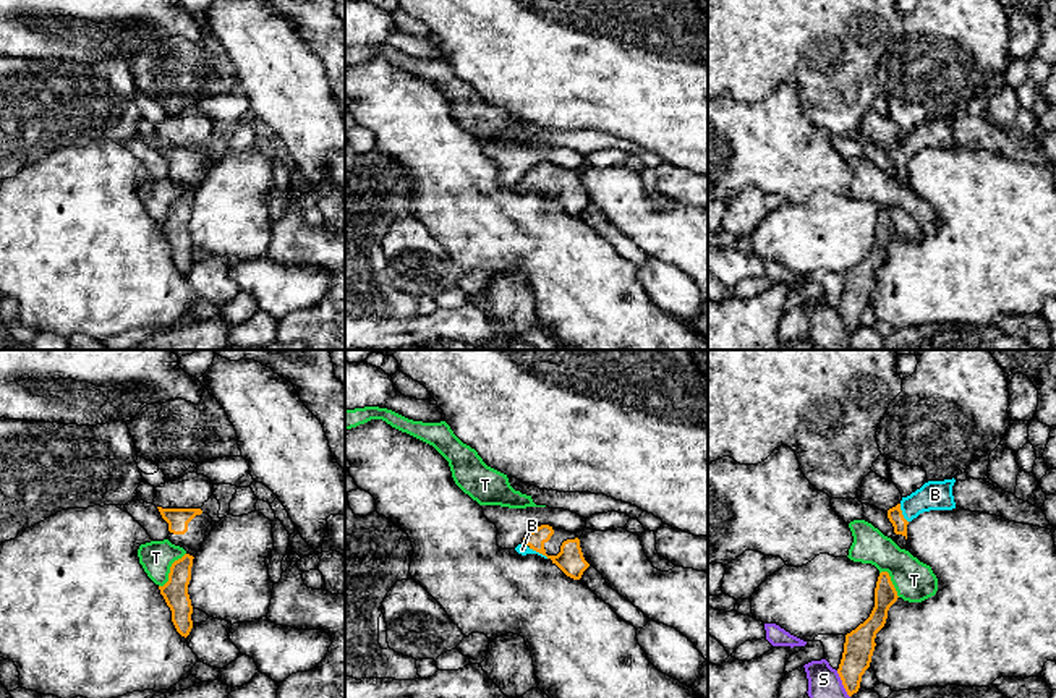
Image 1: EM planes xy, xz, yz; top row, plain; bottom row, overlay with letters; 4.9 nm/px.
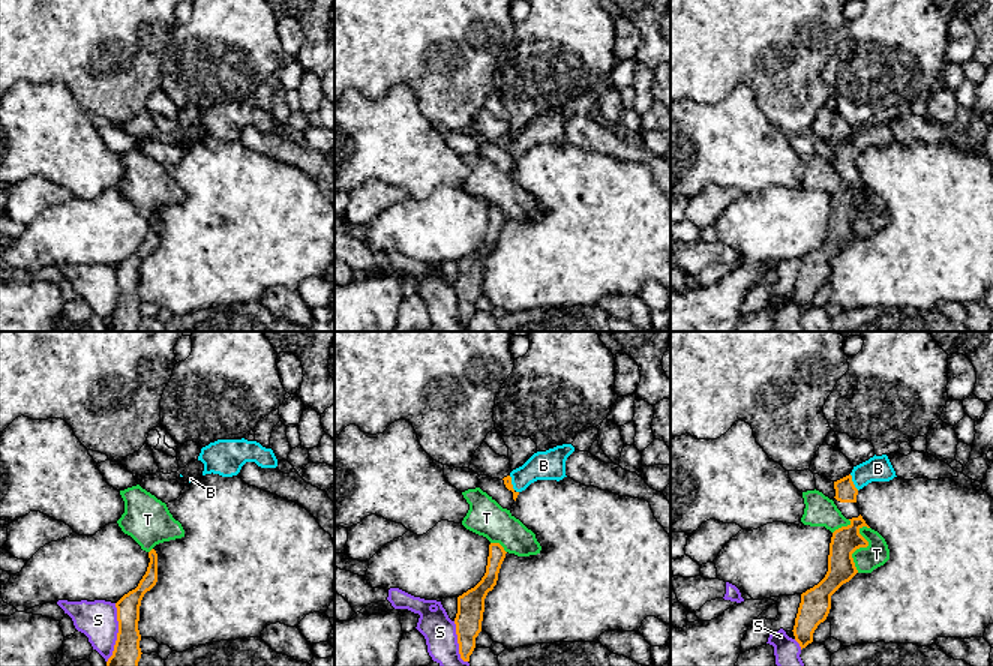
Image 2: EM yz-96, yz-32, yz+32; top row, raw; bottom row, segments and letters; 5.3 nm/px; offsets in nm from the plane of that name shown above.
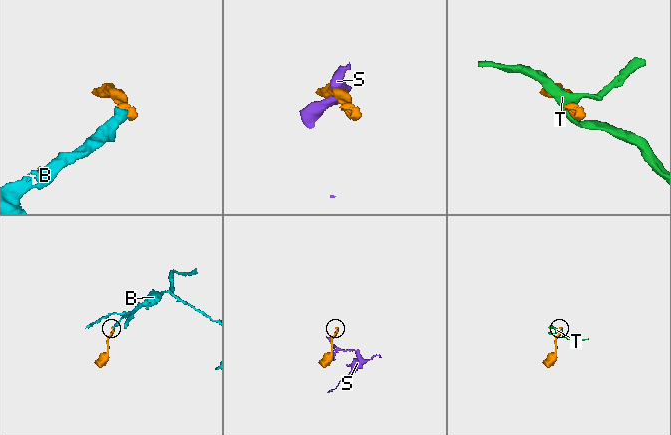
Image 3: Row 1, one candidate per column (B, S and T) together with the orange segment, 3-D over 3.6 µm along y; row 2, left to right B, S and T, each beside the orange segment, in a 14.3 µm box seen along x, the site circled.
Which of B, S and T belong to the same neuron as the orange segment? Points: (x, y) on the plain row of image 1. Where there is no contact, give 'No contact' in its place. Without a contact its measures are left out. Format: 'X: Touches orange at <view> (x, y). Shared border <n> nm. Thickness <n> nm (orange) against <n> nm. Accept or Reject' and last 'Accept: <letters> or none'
B: Touches orange at xz (536, 188). Shared border 130 nm. Thickness 140 nm (orange) against 50 nm. Accept
S: Touches orange at yz (843, 321). Shared border 150 nm. Thickness 150 nm (orange) against 180 nm. Reject
T: Touches orange at xy (170, 208). Shared border 220 nm. Thickness 130 nm (orange) against 160 nm. Reject
Accept: B

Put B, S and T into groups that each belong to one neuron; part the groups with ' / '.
B / S / T

